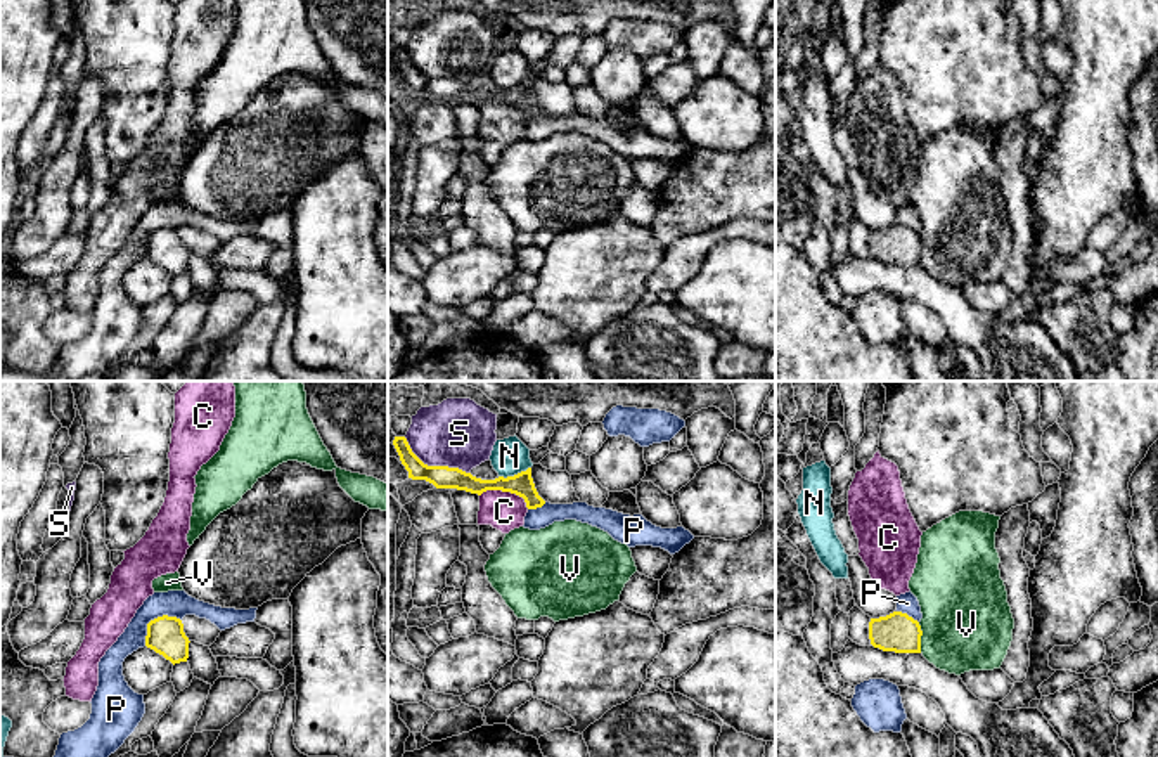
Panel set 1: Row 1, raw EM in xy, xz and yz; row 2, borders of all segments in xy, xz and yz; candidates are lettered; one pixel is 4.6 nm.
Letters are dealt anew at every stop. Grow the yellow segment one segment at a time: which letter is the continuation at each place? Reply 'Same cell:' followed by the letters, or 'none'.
Same cell: none

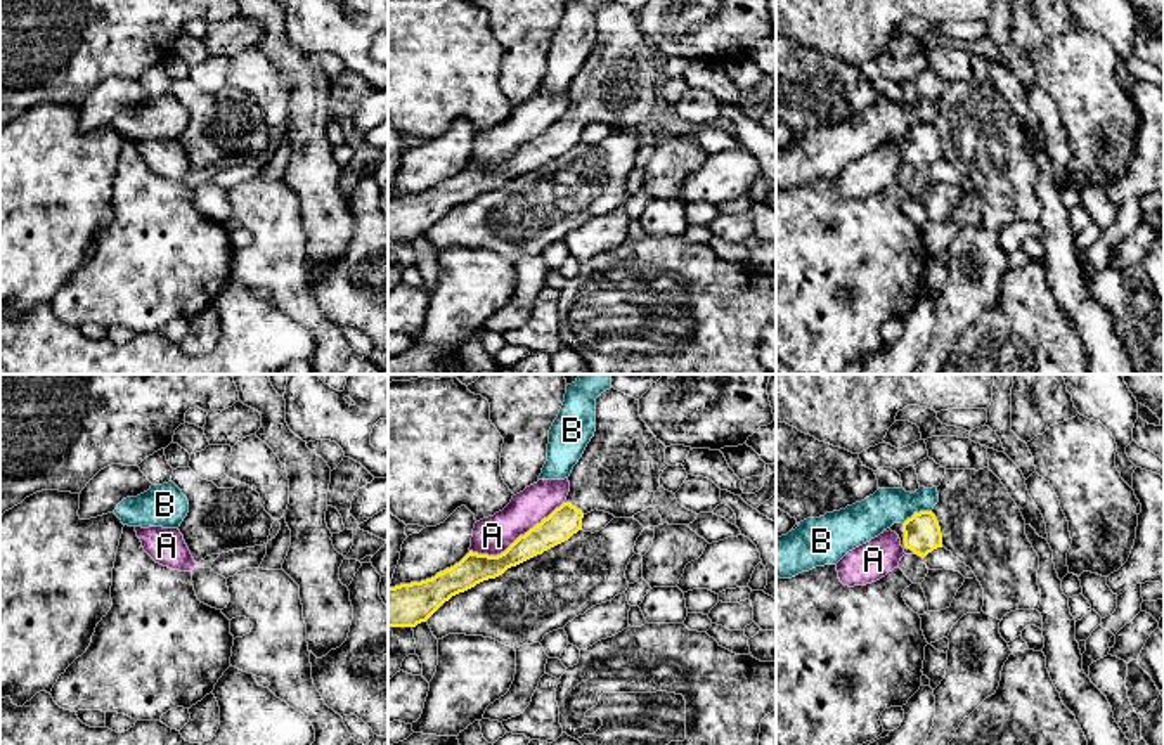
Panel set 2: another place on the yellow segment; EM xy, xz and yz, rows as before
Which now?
Same cell: none

